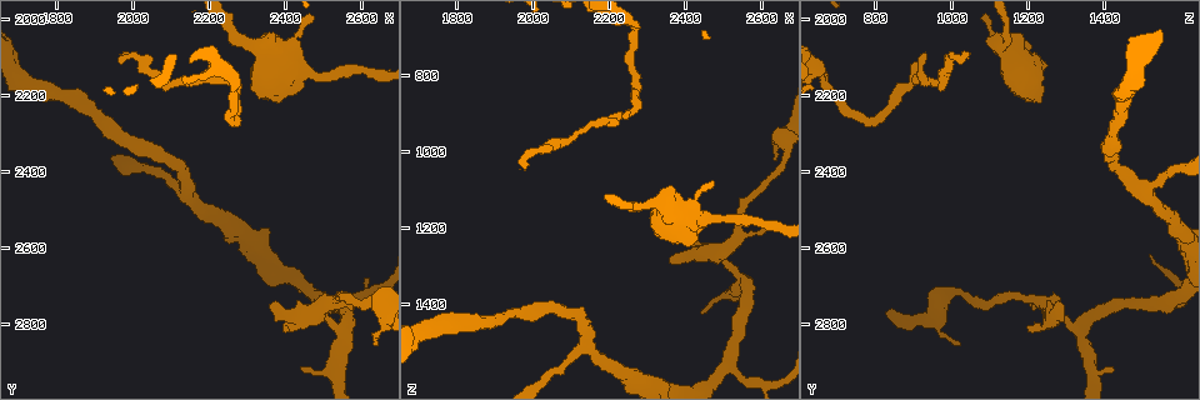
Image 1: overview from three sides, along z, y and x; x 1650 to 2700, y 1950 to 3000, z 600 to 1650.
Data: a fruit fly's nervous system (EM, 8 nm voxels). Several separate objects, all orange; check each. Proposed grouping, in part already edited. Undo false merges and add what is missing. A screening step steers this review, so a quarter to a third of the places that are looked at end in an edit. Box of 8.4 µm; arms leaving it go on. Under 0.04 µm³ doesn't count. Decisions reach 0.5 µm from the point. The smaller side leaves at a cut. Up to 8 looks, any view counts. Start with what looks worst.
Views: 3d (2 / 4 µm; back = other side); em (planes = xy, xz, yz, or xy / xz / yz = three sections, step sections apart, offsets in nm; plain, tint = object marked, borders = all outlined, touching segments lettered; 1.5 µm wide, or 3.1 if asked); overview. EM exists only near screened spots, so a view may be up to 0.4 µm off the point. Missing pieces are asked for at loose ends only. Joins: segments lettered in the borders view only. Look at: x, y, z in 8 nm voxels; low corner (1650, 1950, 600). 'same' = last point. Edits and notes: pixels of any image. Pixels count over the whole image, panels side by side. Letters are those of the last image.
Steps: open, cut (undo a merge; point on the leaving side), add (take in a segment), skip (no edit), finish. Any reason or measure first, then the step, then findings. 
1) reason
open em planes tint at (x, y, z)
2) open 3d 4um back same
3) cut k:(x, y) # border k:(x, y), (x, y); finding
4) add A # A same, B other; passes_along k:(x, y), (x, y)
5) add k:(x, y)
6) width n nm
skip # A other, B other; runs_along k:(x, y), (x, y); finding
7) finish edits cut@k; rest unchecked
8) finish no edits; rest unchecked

open 3d 2um at (1990, 2095, 1035)

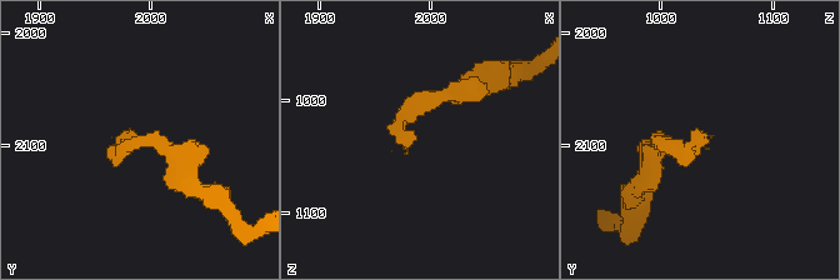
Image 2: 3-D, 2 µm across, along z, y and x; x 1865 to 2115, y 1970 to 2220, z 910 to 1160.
need the tissue
open em planes borders at (1984, 2090, 1040)

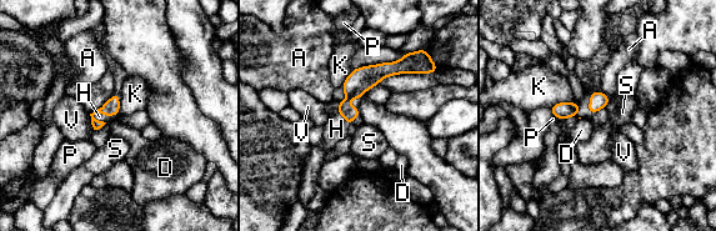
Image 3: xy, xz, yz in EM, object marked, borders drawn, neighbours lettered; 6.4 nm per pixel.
longest_contact K 160 nm
add H # A other, D other, H same, K other, P other, S other, V other; passes_along 3:(110, 108), (101, 113), (99, 116); the cell continues

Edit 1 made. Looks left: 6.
see it whole again
open overview

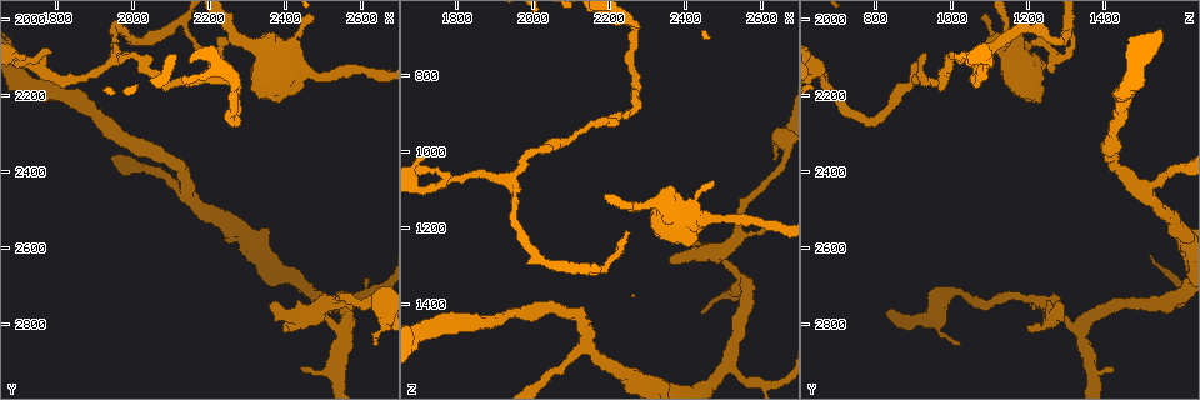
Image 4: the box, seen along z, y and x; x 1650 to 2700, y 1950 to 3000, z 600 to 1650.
thin end
open em planes borders at (2400, 2810, 1190)

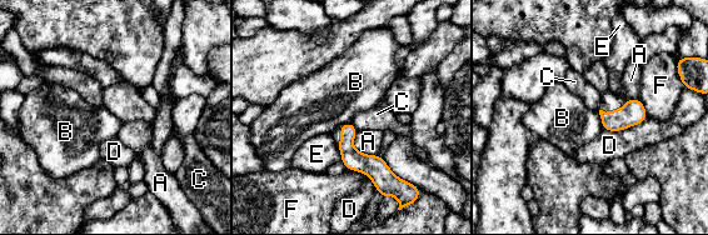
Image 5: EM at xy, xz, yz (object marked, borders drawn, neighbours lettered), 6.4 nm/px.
skip # A other, B other, C other, D other, E other, F other; border 5:(598, 113), (603, 129); no lettered segment goes on from it

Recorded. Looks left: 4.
finish edits add@3; rest unchecked

